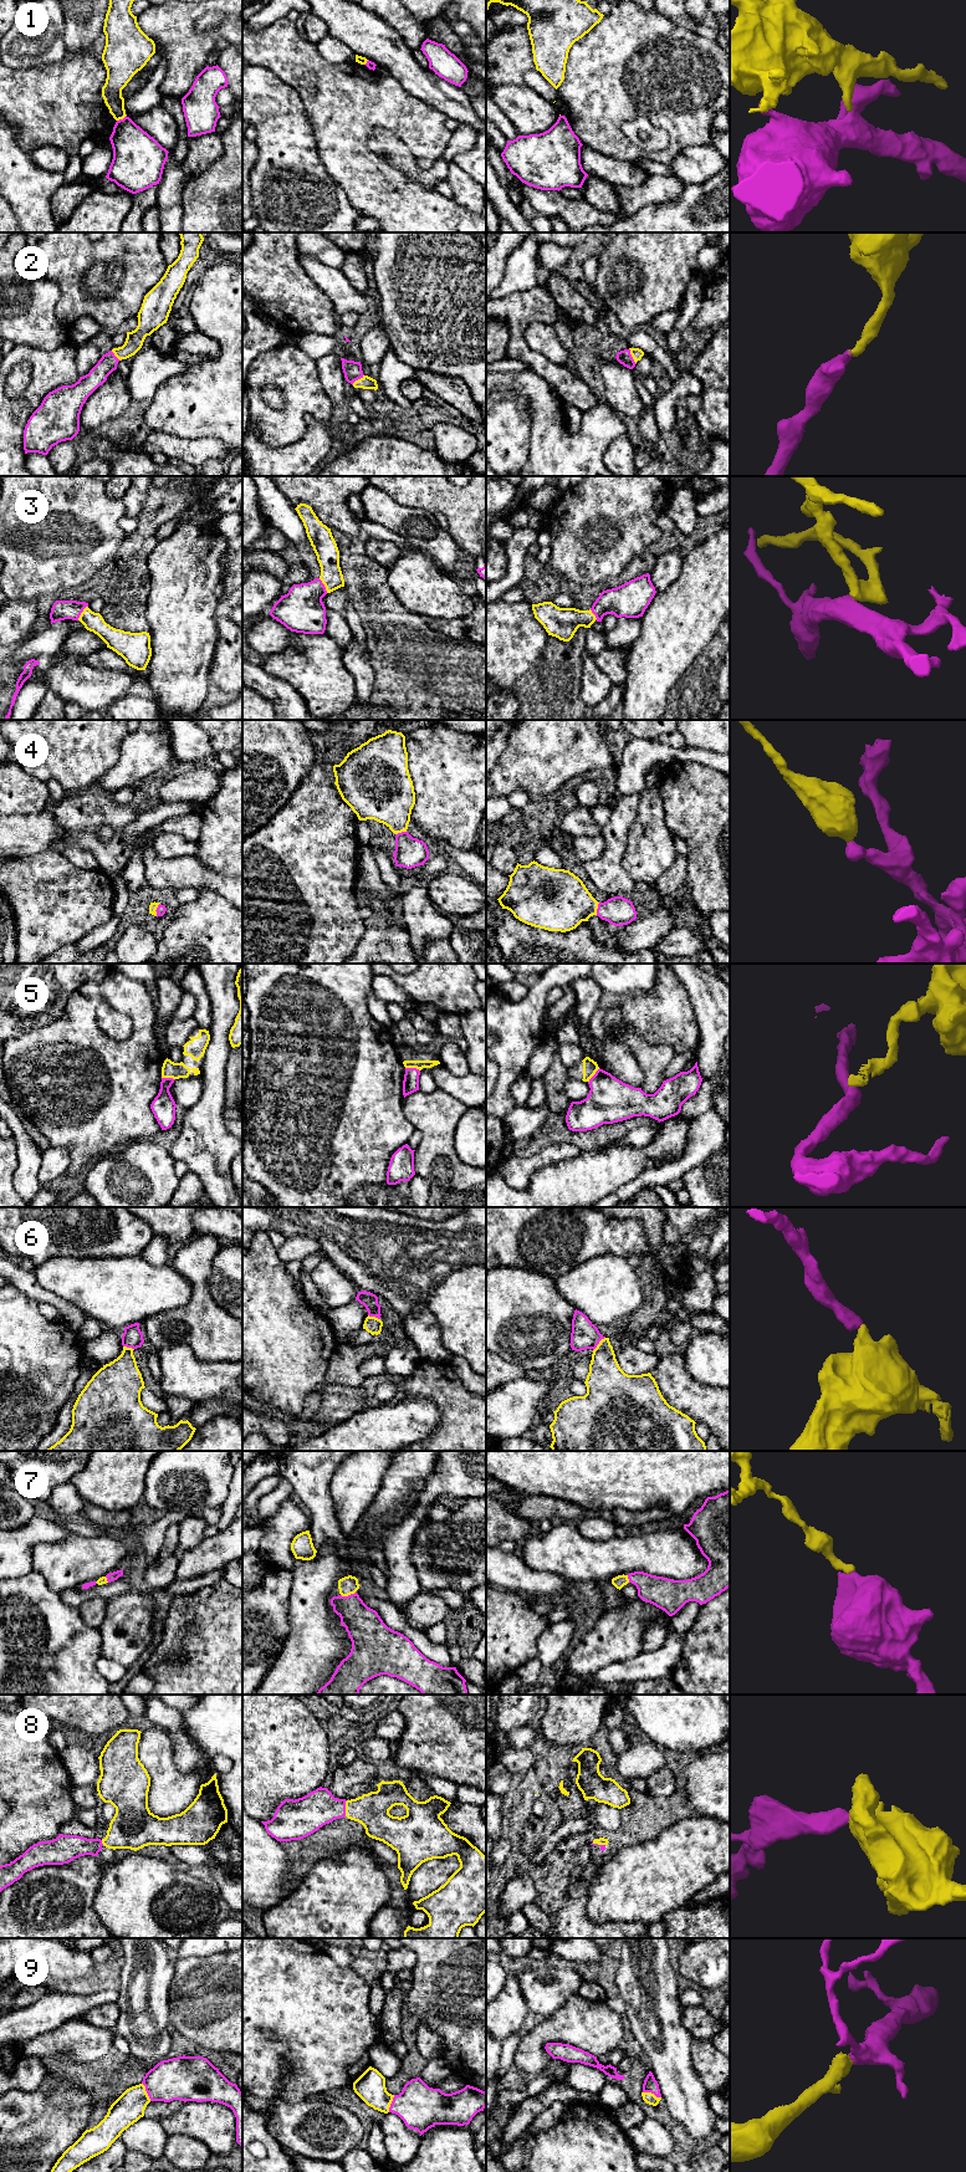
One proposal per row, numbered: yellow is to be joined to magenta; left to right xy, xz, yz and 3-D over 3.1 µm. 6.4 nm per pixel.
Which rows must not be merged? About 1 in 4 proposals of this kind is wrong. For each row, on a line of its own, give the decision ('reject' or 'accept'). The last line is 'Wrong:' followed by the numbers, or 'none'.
1: reject
2: accept
3: accept
4: accept
5: accept
6: accept
7: accept
8: accept
9: accept
Wrong: 1

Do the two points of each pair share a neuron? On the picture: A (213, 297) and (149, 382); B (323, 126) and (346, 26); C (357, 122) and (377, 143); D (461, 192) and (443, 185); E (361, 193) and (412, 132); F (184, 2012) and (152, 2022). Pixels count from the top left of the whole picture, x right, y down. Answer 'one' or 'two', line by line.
A: two
B: two
C: two
D: two
E: one
F: two

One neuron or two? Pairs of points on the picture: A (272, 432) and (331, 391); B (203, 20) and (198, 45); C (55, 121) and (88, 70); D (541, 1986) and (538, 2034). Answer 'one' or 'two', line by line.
A: two
B: two
C: one
D: two

